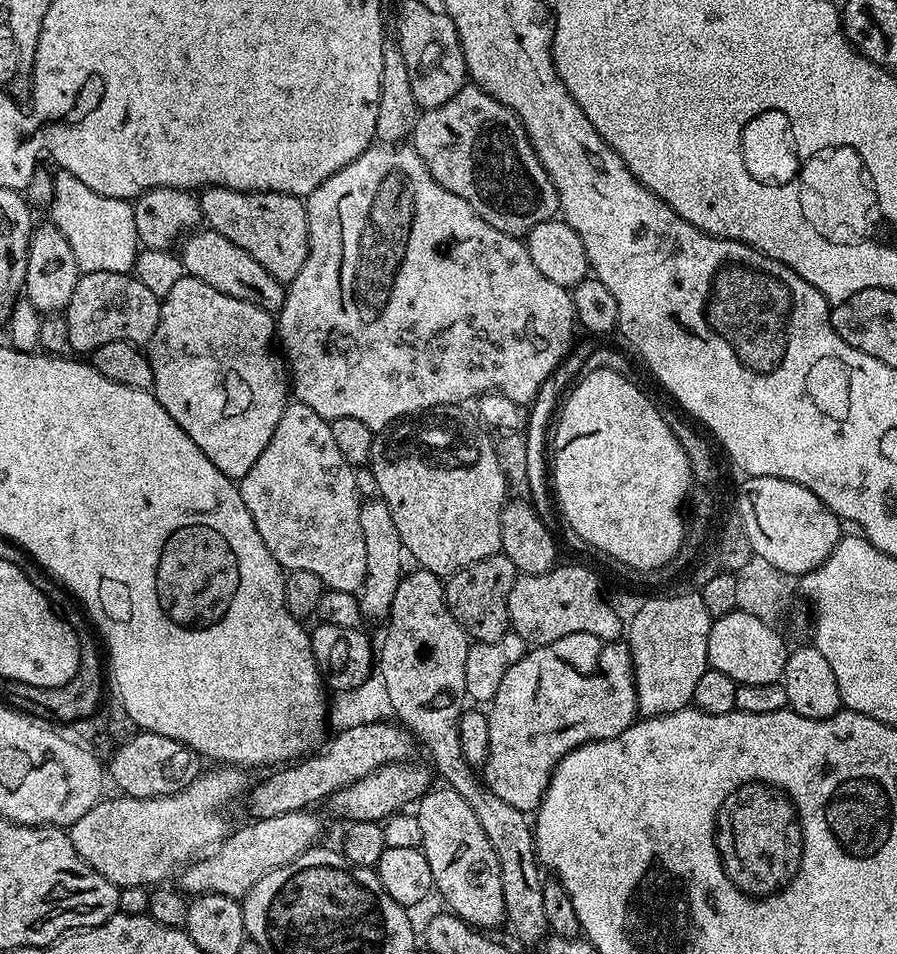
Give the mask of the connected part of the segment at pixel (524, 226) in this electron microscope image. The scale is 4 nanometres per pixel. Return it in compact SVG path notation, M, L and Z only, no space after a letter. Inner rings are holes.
M465 83L464 87L437 108L426 108L419 113L410 137L412 149L426 162L426 170L450 194L458 194L476 211L494 230L502 230L517 238L523 237L538 222L553 219L560 212L560 199L554 182L546 174L530 138L526 134L523 122L502 102L486 94L474 83Z

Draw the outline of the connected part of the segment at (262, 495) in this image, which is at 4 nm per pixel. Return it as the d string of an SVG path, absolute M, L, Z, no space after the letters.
M299 402L289 403L284 409L282 418L278 418L278 422L274 426L274 438L270 438L266 442L266 450L262 450L262 454L258 454L258 462L254 462L250 466L250 470L245 472L243 478L238 481L238 487L242 494L242 502L246 502L246 510L250 510L250 518L254 518L254 526L258 526L258 534L262 534L262 542L266 542L266 550L270 550L270 554L274 554L274 558L279 562L281 568L310 570L310 574L318 574L318 578L322 578L325 589L333 588L334 590L359 593L366 578L366 542L362 538L362 522L360 521L362 497L356 489L356 473L353 465L348 464L346 458L342 458L338 445L334 443L332 425L329 421L314 414L314 410L310 410L310 406Z

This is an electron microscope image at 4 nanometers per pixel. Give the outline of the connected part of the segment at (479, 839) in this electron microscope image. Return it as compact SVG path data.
M438 788L429 790L415 805L416 824L420 827L418 844L426 854L426 862L430 862L435 891L465 922L481 930L493 930L506 920L498 854L494 854L482 822L478 822L468 803L452 788Z

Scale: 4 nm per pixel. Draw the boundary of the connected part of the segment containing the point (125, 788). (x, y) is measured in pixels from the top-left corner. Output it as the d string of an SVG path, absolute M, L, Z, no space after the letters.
M137 731L112 753L110 757L110 780L120 787L119 791L134 798L154 798L155 796L173 796L186 786L193 784L202 774L202 757L193 748L187 748L174 738L162 734Z

